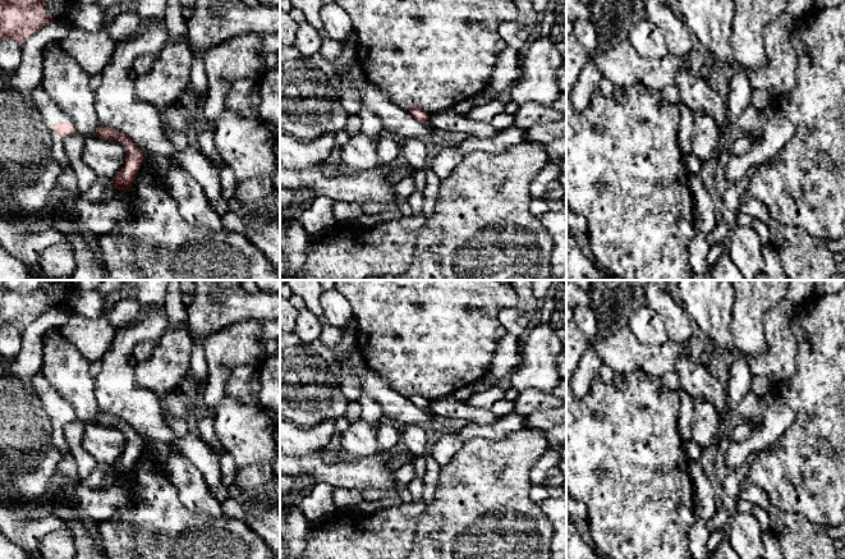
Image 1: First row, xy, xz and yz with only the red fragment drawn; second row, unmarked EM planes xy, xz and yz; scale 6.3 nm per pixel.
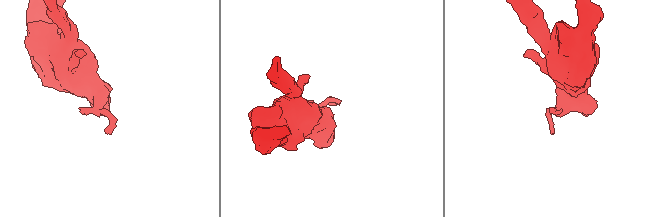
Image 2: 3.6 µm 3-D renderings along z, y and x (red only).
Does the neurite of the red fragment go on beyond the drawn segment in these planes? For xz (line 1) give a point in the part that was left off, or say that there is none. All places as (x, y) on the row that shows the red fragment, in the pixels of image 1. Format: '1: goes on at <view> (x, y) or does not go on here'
1: does not go on here

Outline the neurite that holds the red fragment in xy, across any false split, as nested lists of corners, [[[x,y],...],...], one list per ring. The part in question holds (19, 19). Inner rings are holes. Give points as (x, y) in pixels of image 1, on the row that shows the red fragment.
[[[0,0],[0,42],[12,38],[22,47],[52,20],[47,15],[45,0]]]

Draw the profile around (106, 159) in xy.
[[[96,136],[86,138],[83,162],[102,178],[114,178],[125,165],[125,148],[116,141],[105,141]]]

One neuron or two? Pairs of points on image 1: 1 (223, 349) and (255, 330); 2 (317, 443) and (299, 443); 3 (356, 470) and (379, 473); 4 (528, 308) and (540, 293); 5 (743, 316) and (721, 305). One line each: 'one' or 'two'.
1: one
2: one
3: one
4: two
5: two

